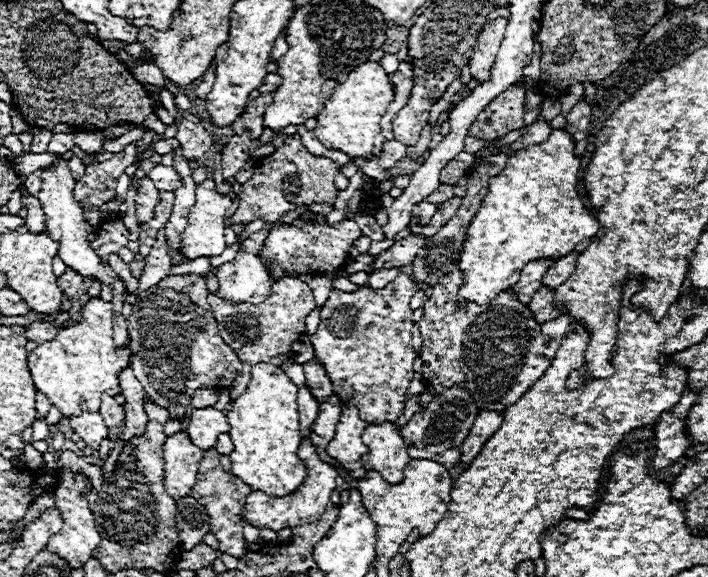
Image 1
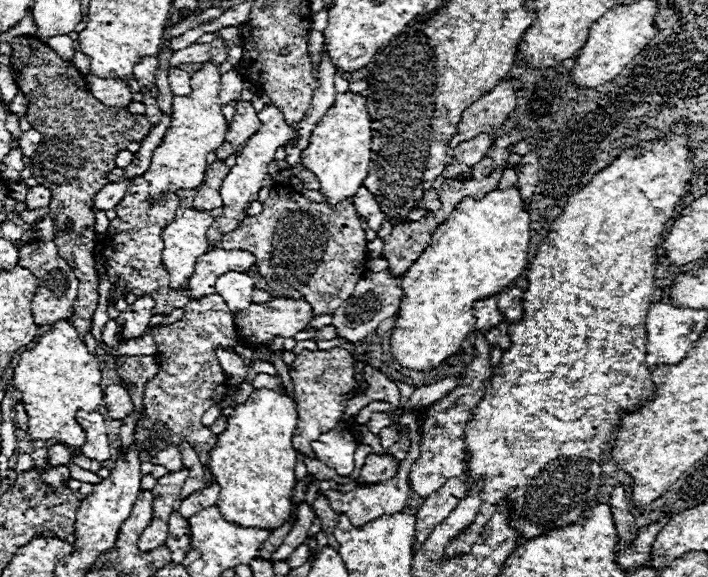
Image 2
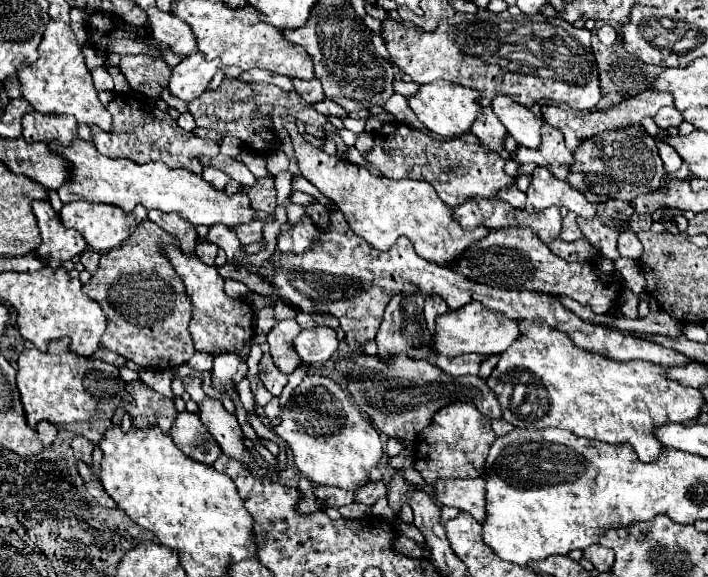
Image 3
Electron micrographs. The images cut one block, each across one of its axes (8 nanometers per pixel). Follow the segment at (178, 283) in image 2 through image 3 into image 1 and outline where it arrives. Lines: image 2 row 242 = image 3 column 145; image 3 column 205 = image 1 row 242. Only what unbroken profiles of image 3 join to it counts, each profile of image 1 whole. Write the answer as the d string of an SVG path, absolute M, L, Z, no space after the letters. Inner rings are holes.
M206 178L202 184L196 186L196 202L190 208L186 232L182 232L182 236L180 236L180 244L182 244L180 252L188 260L196 260L200 256L218 256L224 252L224 248L226 248L224 216L226 216L226 210L230 208L230 204L232 204L232 200L228 196L222 196L216 192L216 184L212 178Z

